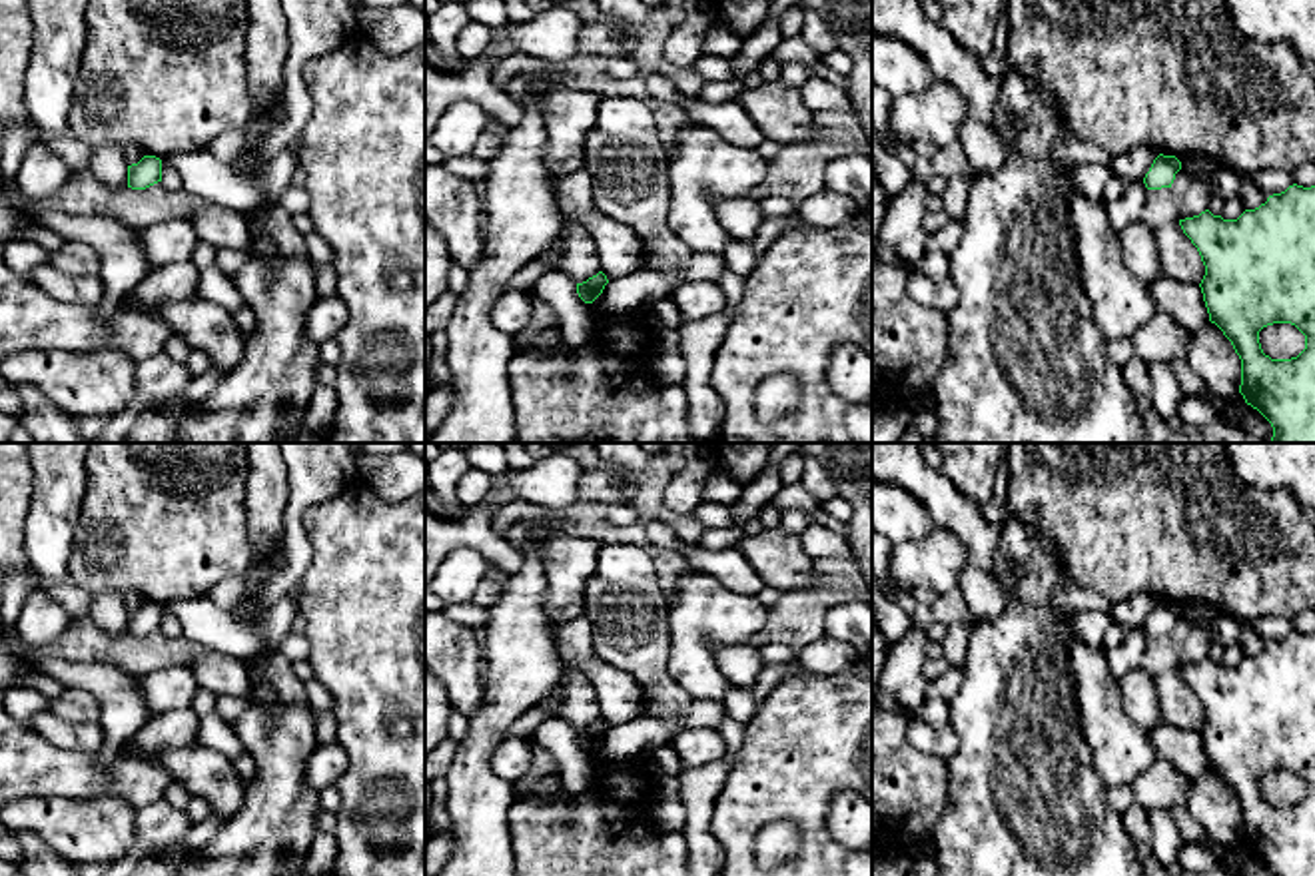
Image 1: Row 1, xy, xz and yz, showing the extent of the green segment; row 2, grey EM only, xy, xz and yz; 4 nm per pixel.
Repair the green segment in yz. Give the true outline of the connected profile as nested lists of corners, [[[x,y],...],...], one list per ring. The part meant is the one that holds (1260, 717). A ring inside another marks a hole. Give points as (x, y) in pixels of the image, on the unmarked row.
[[[1289,633],[1237,666],[1209,657],[1179,666],[1205,712],[1199,730],[1209,768],[1231,788],[1241,806],[1239,840],[1273,876],[1315,876],[1315,633]],[[1291,770],[1305,782],[1305,796],[1291,806],[1263,800],[1259,778]]]

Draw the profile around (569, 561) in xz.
[[[565,533],[541,535],[547,579],[547,611],[557,625],[585,615],[585,587],[593,575],[599,543]]]

